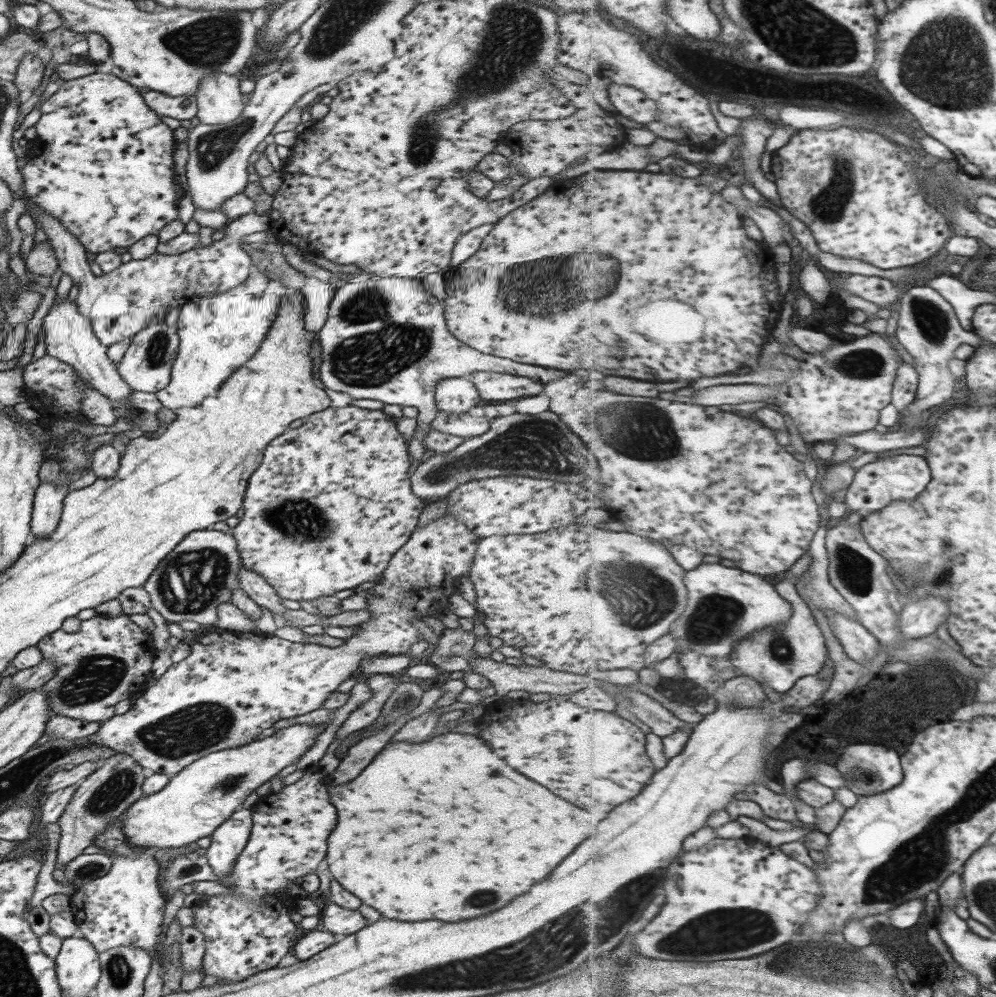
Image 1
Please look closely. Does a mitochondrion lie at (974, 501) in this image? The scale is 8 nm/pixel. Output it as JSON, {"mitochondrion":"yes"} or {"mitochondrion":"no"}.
{"mitochondrion":"no"}

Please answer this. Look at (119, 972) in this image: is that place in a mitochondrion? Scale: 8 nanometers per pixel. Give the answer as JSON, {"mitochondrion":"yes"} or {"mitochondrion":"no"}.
{"mitochondrion":"yes"}

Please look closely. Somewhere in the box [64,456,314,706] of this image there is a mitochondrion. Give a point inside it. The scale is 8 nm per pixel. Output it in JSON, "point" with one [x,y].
{"point":[189,581]}

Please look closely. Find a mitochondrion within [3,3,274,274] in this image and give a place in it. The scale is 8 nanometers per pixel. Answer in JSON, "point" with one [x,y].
{"point":[210,42]}

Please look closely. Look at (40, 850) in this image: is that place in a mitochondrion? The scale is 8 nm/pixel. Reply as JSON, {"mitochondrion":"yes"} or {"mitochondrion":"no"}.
{"mitochondrion":"no"}

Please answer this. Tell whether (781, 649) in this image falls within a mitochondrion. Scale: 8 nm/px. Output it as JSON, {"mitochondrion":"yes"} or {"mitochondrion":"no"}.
{"mitochondrion":"yes"}

